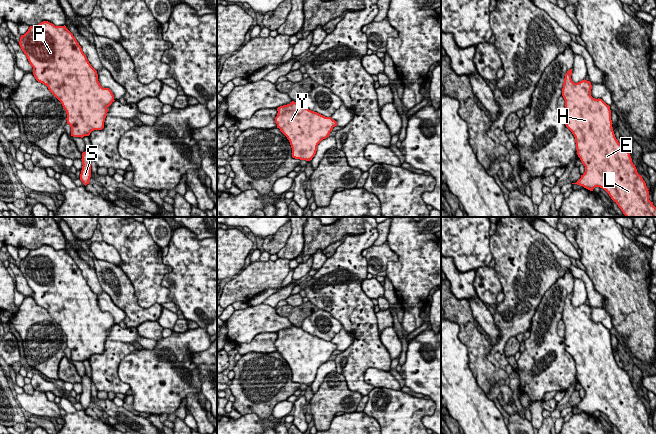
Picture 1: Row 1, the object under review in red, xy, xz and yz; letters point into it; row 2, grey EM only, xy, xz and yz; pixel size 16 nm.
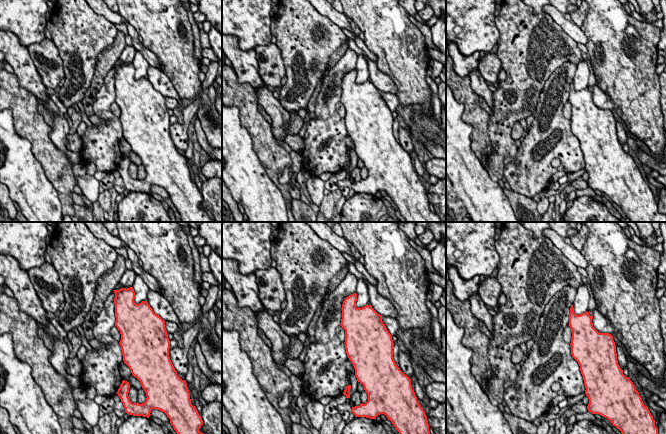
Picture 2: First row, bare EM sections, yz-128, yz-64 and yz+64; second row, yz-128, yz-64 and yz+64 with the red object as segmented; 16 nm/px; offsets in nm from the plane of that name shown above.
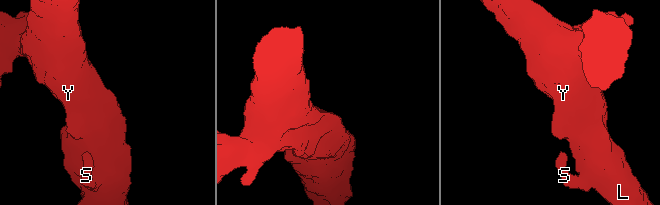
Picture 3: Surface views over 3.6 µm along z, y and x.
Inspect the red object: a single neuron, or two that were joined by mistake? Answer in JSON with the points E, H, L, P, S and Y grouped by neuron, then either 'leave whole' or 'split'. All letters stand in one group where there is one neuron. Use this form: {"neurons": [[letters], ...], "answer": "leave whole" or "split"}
{"neurons": [["E", "H", "L", "P", "S", "Y"]], "answer": "leave whole"}

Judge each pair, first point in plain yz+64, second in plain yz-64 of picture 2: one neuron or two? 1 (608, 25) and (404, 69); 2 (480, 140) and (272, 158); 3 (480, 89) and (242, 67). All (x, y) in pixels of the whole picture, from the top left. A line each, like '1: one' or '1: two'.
1: one
2: one
3: two

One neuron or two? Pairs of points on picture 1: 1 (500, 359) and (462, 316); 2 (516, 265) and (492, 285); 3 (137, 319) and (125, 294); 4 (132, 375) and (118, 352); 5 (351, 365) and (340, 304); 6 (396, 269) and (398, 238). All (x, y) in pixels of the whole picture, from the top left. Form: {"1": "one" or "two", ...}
{"1": "two", "2": "two", "3": "one", "4": "two", "5": "one", "6": "one"}

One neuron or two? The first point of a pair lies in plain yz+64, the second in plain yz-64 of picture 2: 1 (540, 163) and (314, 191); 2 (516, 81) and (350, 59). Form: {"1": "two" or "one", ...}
{"1": "two", "2": "two"}

